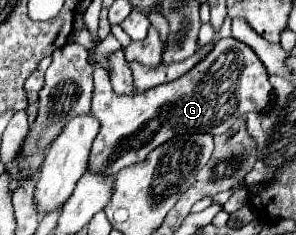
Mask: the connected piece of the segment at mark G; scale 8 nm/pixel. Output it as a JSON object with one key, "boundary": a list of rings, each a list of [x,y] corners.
{"boundary":[[[219,38],[215,40],[213,48],[207,52],[207,56],[197,62],[187,74],[181,78],[155,86],[147,92],[143,92],[143,100],[135,100],[135,96],[119,96],[113,92],[109,74],[105,68],[101,68],[93,58],[89,60],[93,68],[95,78],[95,90],[93,90],[93,104],[91,114],[95,114],[101,122],[101,130],[93,142],[91,156],[89,156],[89,168],[101,170],[105,174],[117,174],[121,168],[131,166],[139,160],[143,160],[151,150],[155,150],[159,144],[171,140],[177,134],[225,134],[239,118],[243,118],[249,112],[265,112],[265,108],[273,100],[273,86],[269,82],[269,74],[265,64],[259,60],[259,56],[243,42],[235,38]]]}

